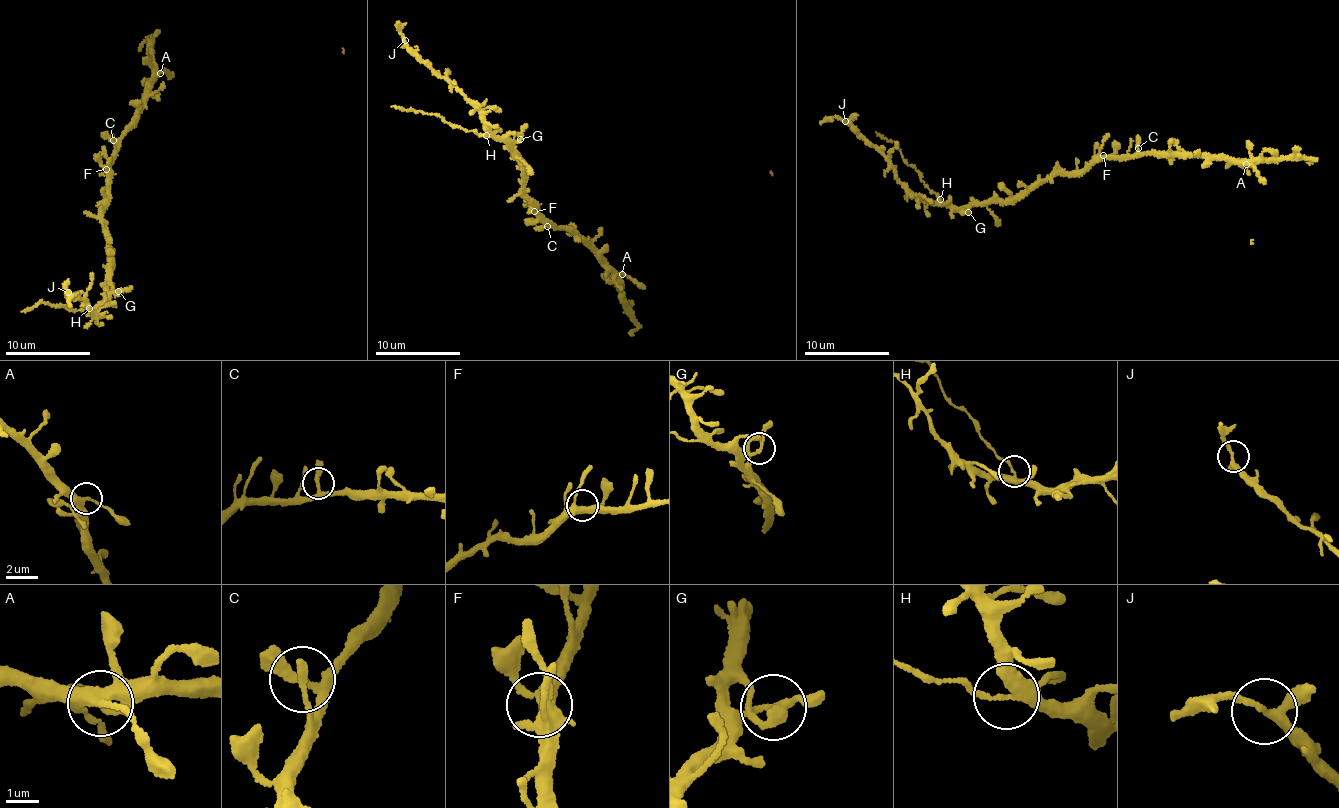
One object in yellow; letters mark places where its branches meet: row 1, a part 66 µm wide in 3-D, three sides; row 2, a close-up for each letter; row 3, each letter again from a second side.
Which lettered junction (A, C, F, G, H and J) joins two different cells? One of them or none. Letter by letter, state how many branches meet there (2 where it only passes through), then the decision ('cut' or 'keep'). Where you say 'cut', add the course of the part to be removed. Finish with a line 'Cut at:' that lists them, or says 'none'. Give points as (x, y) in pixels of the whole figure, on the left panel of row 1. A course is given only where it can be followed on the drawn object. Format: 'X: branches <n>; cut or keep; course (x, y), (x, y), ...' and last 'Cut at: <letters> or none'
A: branches 4; keep
C: branches 3; keep
F: branches 5; keep
G: branches 4; keep
H: branches 4; cut; course (89, 308), (73, 311), (39, 302), (21, 311)
J: branches 3; keep
Cut at: H

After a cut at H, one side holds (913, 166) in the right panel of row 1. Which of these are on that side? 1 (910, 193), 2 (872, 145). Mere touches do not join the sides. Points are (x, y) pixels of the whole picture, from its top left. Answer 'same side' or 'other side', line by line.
1: other side
2: other side

